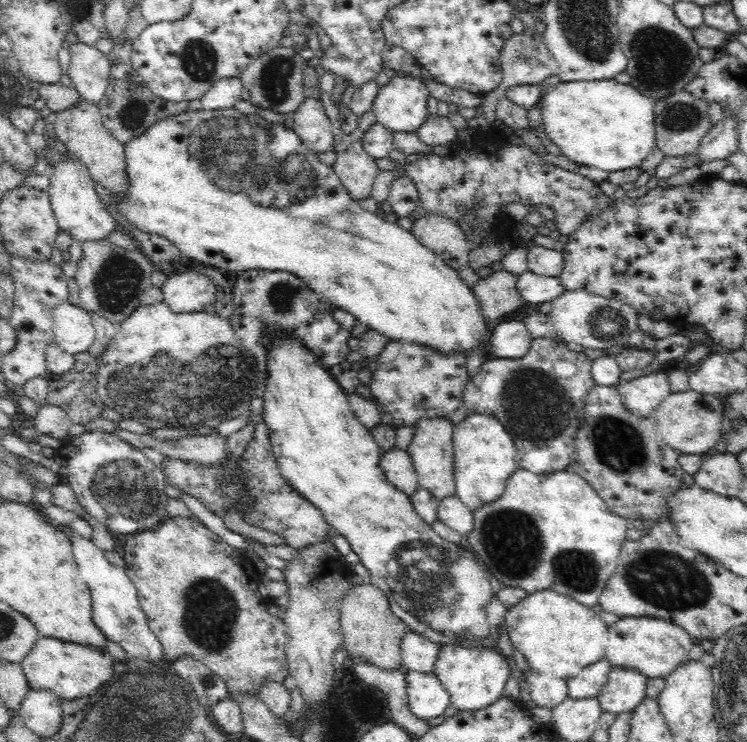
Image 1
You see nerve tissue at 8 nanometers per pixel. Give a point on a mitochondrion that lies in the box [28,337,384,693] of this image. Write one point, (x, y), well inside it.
(195, 392)

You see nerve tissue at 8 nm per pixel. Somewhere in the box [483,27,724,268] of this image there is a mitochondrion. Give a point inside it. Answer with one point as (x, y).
(680, 115)

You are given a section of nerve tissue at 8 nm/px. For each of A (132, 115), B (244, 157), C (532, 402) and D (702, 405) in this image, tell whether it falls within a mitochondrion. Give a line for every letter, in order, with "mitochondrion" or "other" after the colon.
A: mitochondrion
B: mitochondrion
C: mitochondrion
D: mitochondrion

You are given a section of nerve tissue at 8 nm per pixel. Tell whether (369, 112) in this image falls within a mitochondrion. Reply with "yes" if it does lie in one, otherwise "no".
no

